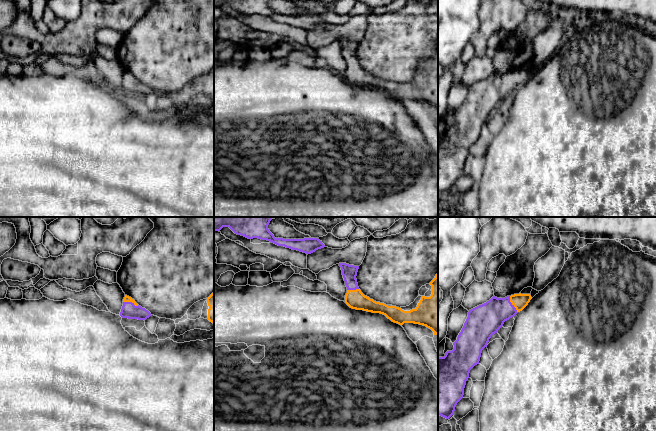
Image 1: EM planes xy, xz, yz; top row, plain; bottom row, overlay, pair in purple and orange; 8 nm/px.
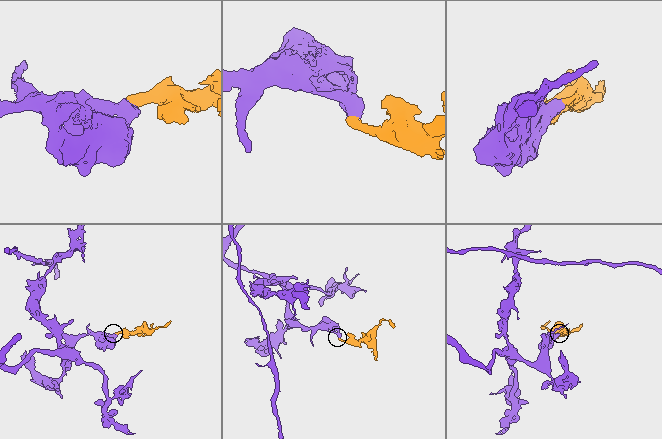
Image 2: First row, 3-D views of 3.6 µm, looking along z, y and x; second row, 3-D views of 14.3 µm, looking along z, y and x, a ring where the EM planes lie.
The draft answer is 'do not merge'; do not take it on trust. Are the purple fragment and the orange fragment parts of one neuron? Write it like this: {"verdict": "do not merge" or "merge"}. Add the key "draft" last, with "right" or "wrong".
{"verdict": "merge", "draft": "wrong"}

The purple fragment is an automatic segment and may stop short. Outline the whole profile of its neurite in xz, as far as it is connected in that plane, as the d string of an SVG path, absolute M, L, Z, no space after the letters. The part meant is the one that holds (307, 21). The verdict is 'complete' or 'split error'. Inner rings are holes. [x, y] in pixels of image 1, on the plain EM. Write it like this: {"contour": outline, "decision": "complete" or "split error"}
{"contour": "M214 0L214 7L219 7L223 3L229 3L235 10L244 12L248 15L258 14L270 17L278 22L284 22L292 26L311 30L325 21L318 14L304 15L283 15L275 14L268 5L269 0Z", "decision": "complete"}

